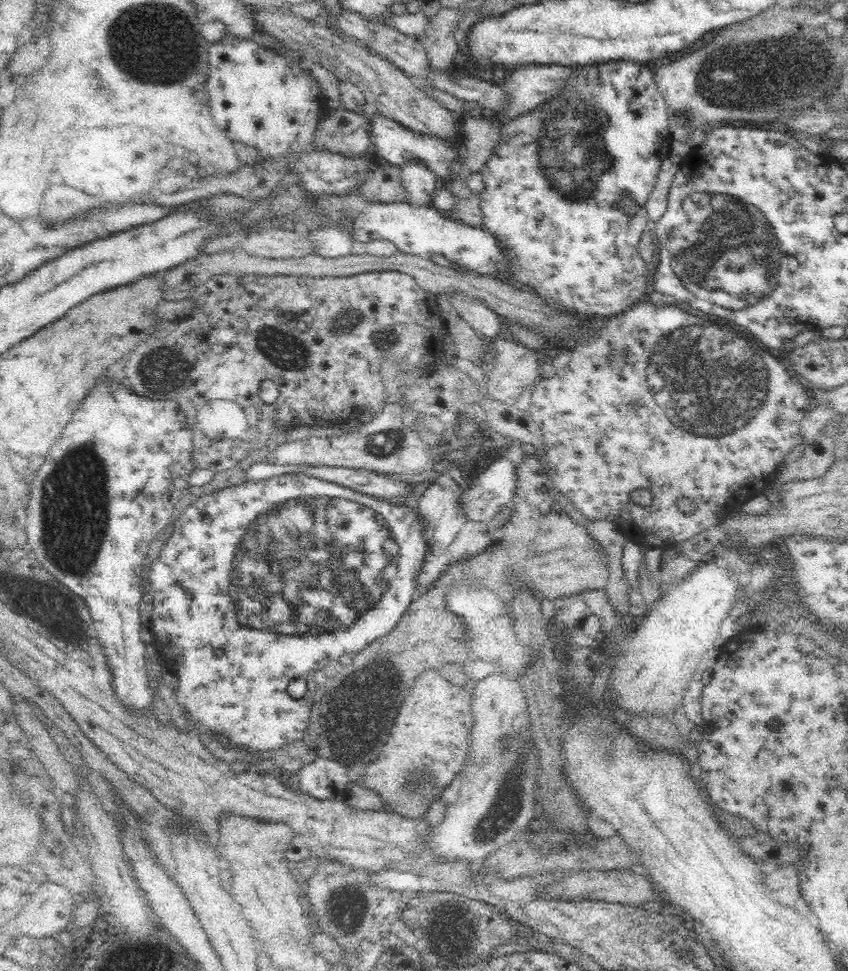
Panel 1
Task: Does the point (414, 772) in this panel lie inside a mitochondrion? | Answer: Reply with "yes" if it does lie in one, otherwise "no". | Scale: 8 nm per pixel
yes

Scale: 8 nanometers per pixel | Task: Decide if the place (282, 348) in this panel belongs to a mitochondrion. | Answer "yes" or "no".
yes

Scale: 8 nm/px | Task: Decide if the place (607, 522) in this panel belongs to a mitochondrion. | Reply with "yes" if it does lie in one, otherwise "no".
no

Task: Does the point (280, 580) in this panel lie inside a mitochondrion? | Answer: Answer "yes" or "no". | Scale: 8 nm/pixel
yes

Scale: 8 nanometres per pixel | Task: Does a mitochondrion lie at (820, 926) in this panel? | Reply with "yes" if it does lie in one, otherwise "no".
no

